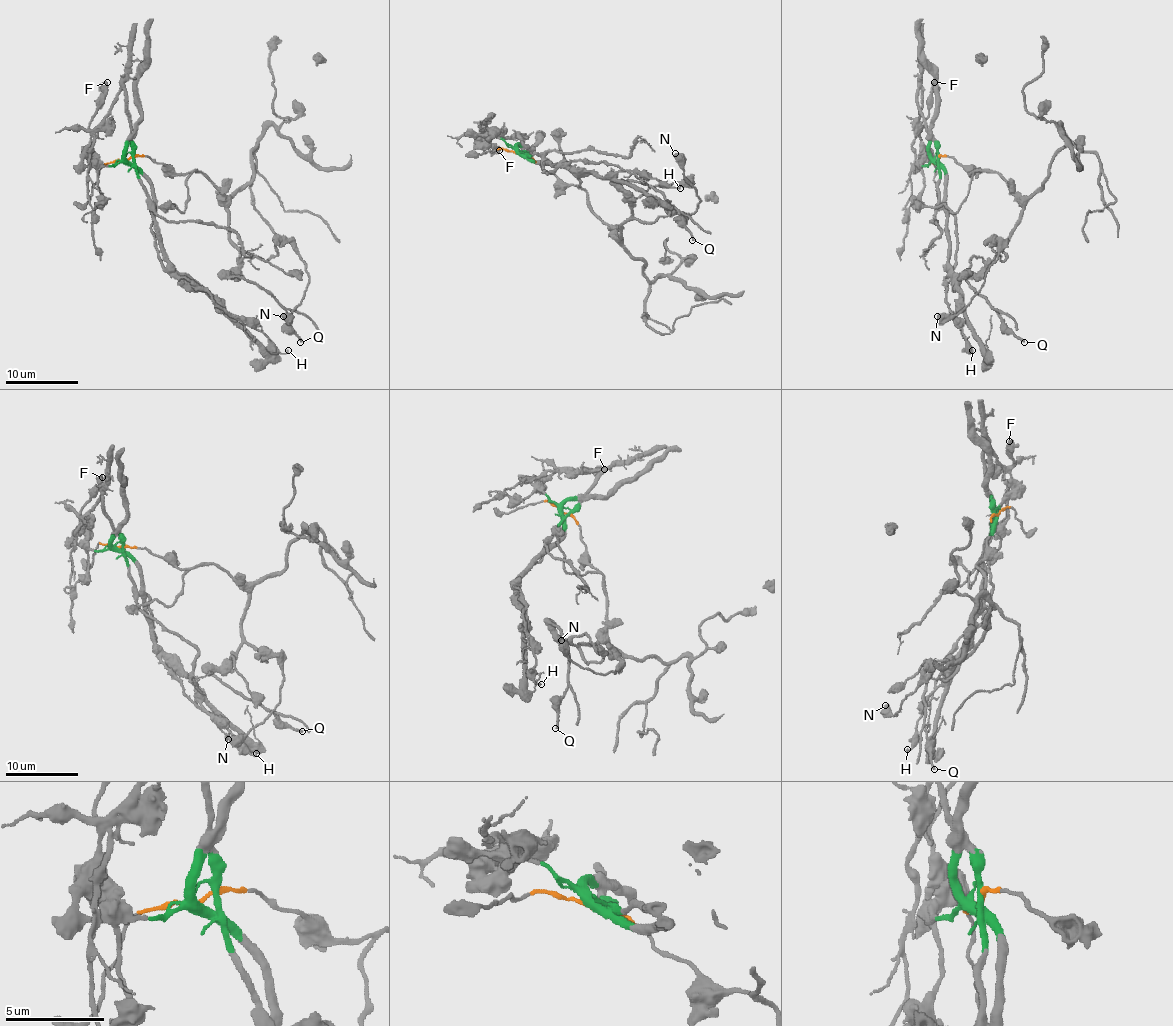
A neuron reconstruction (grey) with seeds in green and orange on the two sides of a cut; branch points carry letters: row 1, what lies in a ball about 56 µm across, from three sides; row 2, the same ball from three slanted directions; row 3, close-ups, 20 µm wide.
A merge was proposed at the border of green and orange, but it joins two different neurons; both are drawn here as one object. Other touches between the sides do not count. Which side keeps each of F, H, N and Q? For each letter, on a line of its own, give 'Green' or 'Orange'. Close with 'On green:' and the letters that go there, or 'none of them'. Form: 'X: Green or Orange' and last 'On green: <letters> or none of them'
F: Green
H: Green
N: Orange
Q: Orange
On green: F, H

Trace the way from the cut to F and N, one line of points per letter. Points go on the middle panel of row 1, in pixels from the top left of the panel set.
F: (517, 153), (496, 136), (481, 138), (499, 151)
N: (517, 153), (579, 185), (619, 238), (629, 220), (653, 221), (669, 209), (696, 209), (696, 189), (675, 153)

